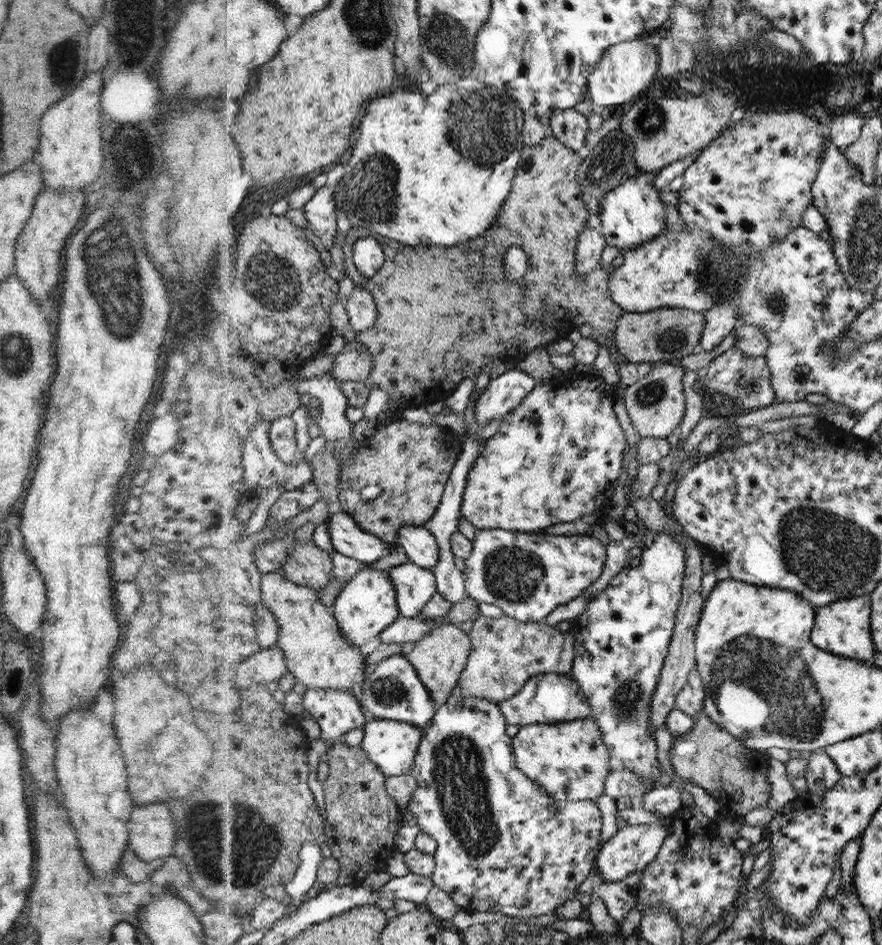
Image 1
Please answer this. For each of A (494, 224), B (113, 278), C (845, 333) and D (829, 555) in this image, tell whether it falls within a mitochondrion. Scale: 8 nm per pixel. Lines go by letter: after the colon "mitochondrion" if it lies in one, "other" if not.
A: other
B: mitochondrion
C: other
D: mitochondrion

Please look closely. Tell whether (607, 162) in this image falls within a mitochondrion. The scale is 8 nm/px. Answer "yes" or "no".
yes

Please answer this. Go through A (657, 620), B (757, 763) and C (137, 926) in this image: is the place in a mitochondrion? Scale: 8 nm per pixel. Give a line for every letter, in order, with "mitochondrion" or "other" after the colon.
A: other
B: other
C: other

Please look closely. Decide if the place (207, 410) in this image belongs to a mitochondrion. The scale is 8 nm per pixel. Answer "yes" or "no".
yes

